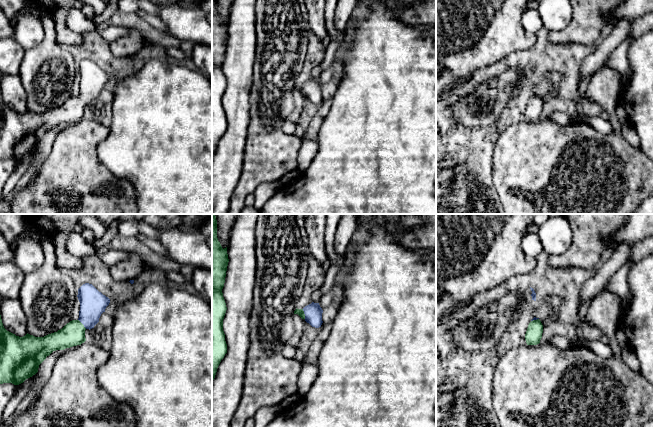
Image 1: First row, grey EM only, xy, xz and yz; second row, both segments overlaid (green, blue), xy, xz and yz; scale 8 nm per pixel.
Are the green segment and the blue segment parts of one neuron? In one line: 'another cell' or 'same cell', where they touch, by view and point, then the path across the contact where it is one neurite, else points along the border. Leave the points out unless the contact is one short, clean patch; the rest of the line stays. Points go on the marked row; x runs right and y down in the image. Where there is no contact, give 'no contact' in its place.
same cell | xz (304, 314) | across xz (300, 312), (304, 314), (313, 312)

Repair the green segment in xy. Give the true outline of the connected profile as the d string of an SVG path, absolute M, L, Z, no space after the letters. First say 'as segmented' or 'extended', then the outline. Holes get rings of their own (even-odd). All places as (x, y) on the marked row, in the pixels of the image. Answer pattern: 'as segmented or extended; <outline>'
extended; M92 284L78 289L79 318L57 332L44 337L26 334L23 337L7 331L0 315L0 384L19 385L38 372L39 365L53 351L81 345L86 341L85 330L92 329L110 303L110 299Z

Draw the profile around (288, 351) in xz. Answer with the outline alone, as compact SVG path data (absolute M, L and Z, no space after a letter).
M288 343L283 346L282 354L288 359L293 359L296 353L297 347L291 346Z

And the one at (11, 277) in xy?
M13 261L0 263L0 295L3 299L18 299L25 274Z

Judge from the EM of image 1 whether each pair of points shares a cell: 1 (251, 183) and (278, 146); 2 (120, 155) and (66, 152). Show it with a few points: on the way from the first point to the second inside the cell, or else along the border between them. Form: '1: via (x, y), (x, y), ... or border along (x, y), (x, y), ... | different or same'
1: via (253, 174), (269, 155) | same
2: border along (108, 133), (97, 146), (96, 156), (111, 173) | different

